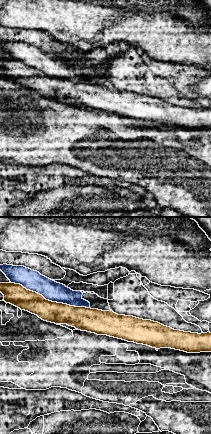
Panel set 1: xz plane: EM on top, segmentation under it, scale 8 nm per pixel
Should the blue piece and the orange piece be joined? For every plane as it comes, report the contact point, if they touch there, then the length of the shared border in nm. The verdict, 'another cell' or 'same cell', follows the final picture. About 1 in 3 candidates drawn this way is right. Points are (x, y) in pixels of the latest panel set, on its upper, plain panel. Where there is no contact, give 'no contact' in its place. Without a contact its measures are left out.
(50, 76) | 650 nm

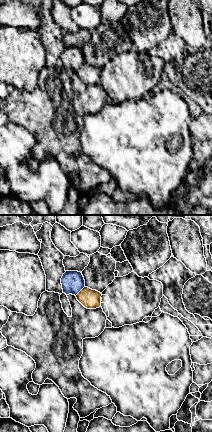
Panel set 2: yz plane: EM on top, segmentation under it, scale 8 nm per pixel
(79, 67) | 110 nm

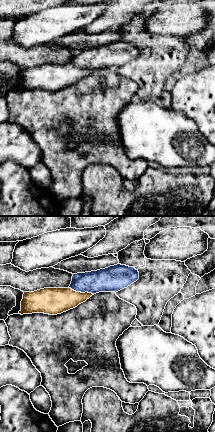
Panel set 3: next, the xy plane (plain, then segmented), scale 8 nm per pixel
(81, 68) | 200 nm

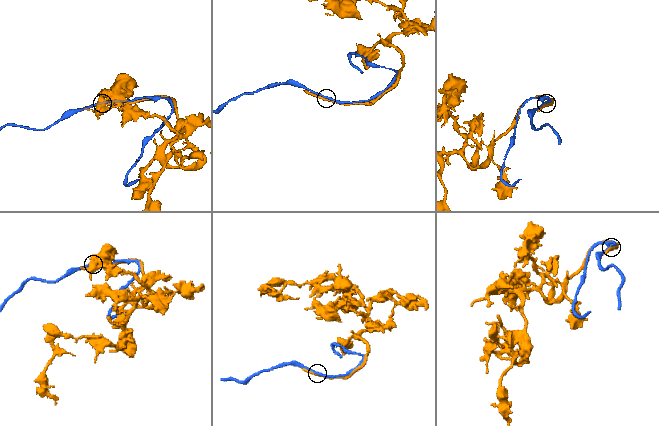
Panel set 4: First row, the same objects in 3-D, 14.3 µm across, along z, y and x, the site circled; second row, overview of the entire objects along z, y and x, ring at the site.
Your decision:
same cell

